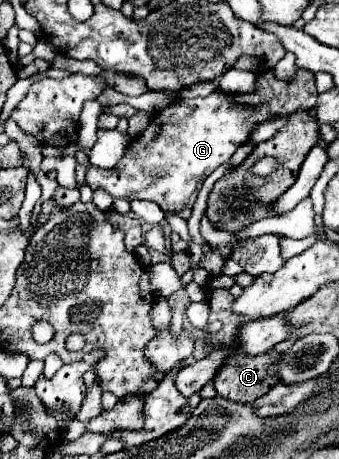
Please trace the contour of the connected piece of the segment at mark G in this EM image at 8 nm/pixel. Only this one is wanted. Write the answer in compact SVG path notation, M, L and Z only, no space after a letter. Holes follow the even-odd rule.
M299 69L293 83L279 81L271 71L265 71L259 75L257 83L259 87L255 93L227 95L223 91L215 91L213 95L203 99L197 97L175 101L173 105L155 113L151 125L139 139L131 141L115 169L87 169L89 187L103 187L111 197L127 197L129 193L135 193L137 199L147 201L151 197L163 211L173 211L187 219L191 213L191 201L199 193L203 181L219 165L229 161L239 145L249 141L249 135L259 121L291 115L299 109L309 111L317 105L317 87L311 71ZM149 183L153 183L151 195Z

